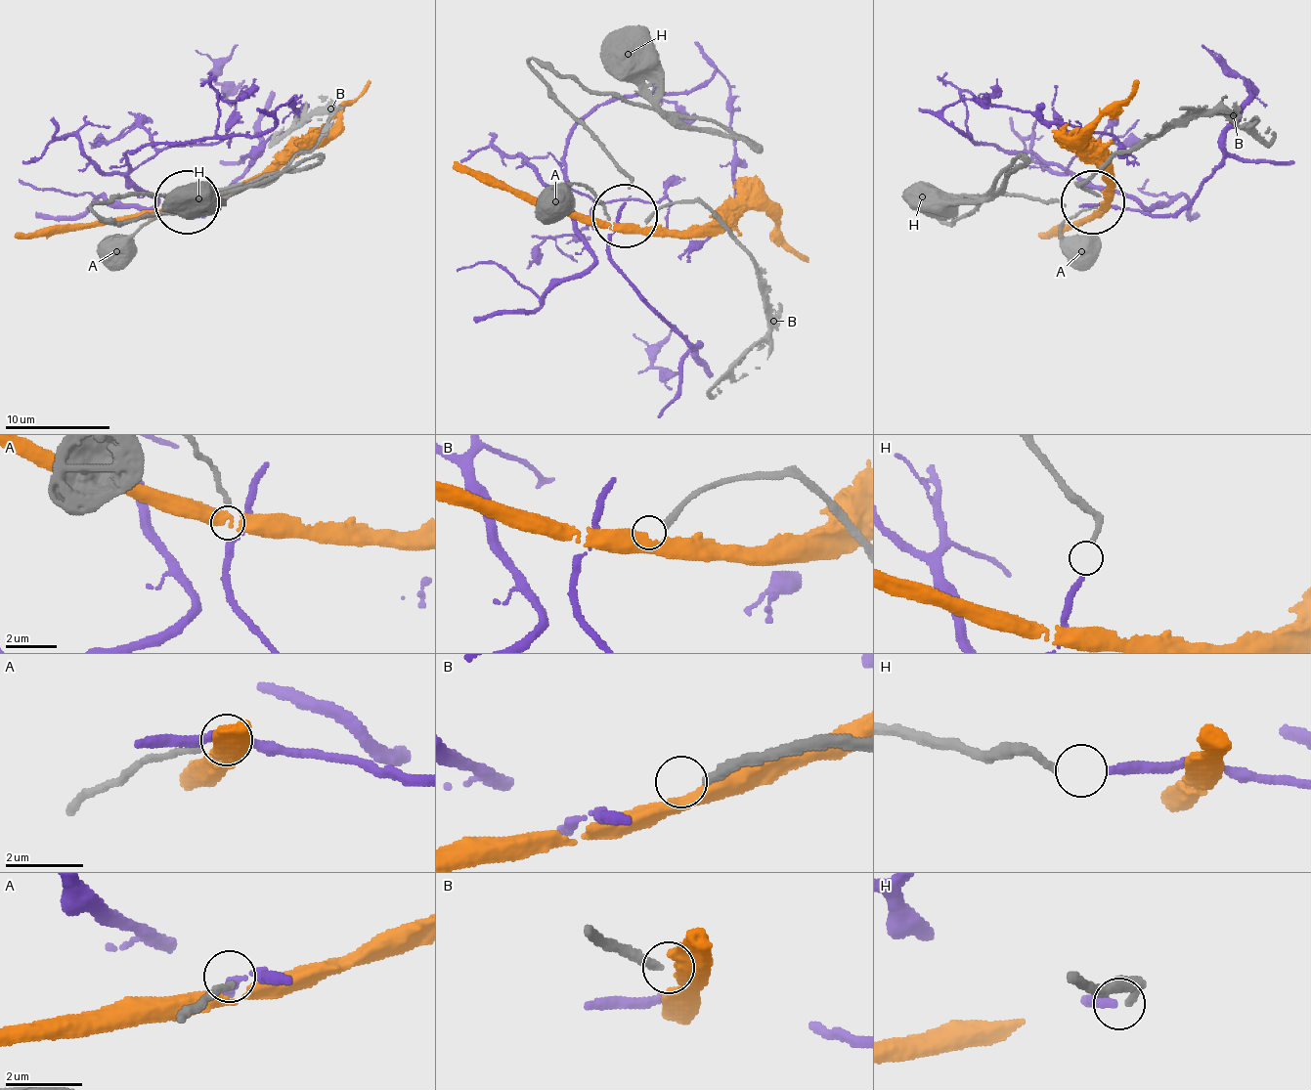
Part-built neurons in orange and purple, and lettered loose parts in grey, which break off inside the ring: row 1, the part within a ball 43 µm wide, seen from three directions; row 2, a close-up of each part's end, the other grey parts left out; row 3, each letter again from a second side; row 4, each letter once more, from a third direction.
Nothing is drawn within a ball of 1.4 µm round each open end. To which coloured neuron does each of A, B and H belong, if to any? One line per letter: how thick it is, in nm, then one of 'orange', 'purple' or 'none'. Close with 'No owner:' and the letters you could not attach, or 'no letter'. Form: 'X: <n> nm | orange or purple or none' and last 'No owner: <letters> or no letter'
A: 180 nm | none
B: 260 nm | none
H: 190 nm | purple
No owner: A, B

